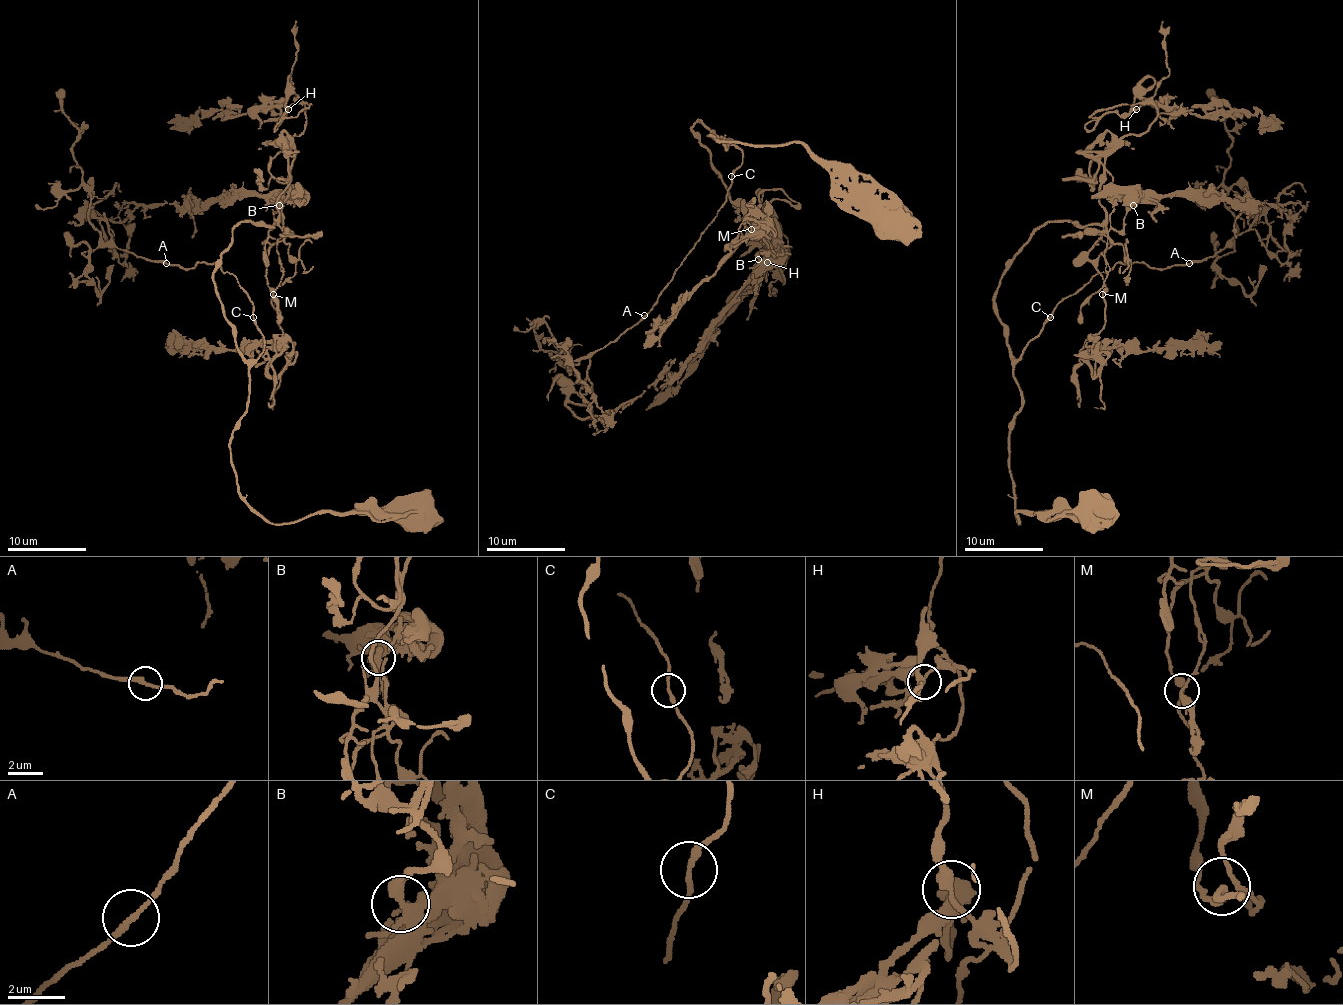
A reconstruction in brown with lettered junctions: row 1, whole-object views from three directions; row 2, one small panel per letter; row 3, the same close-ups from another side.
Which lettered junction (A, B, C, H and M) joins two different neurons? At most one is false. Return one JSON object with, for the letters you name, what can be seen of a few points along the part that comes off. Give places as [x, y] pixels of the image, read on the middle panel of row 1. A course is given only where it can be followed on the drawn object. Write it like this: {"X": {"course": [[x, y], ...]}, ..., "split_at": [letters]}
{"split_at": []}

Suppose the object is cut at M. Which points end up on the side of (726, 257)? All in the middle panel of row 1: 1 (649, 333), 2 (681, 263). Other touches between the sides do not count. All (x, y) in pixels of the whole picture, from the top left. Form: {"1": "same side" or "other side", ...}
{"1": "same side", "2": "other side"}

